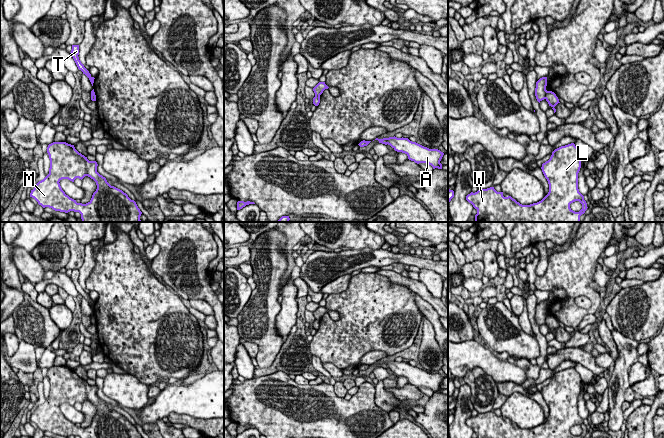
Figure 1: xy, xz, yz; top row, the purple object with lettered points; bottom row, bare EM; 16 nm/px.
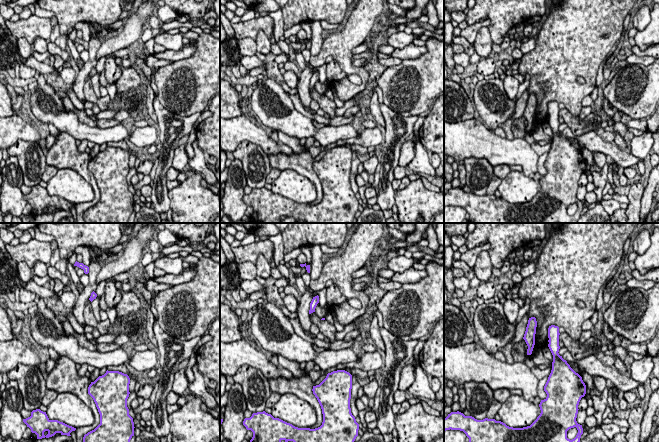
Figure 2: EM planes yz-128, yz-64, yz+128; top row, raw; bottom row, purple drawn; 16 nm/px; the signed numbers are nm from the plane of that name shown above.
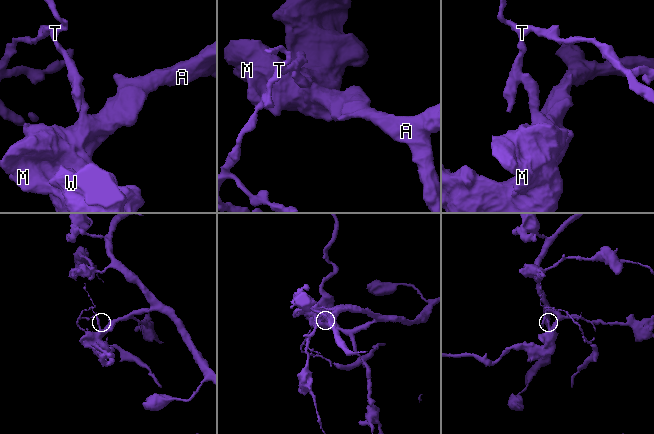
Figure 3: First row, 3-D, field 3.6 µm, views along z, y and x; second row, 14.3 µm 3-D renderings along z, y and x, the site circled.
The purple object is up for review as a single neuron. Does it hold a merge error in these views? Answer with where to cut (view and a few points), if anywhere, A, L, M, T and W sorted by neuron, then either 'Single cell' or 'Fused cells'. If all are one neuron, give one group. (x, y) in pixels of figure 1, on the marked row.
Split along yz (547, 91), (544, 98). Groups: A L M W / T. Fused cells

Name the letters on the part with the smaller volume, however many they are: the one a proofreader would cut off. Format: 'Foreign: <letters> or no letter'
Foreign: T

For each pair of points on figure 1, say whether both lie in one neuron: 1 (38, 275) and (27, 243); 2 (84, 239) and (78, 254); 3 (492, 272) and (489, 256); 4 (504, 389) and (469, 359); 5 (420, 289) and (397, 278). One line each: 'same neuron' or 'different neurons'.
1: different neurons
2: different neurons
3: same neuron
4: different neurons
5: same neuron

